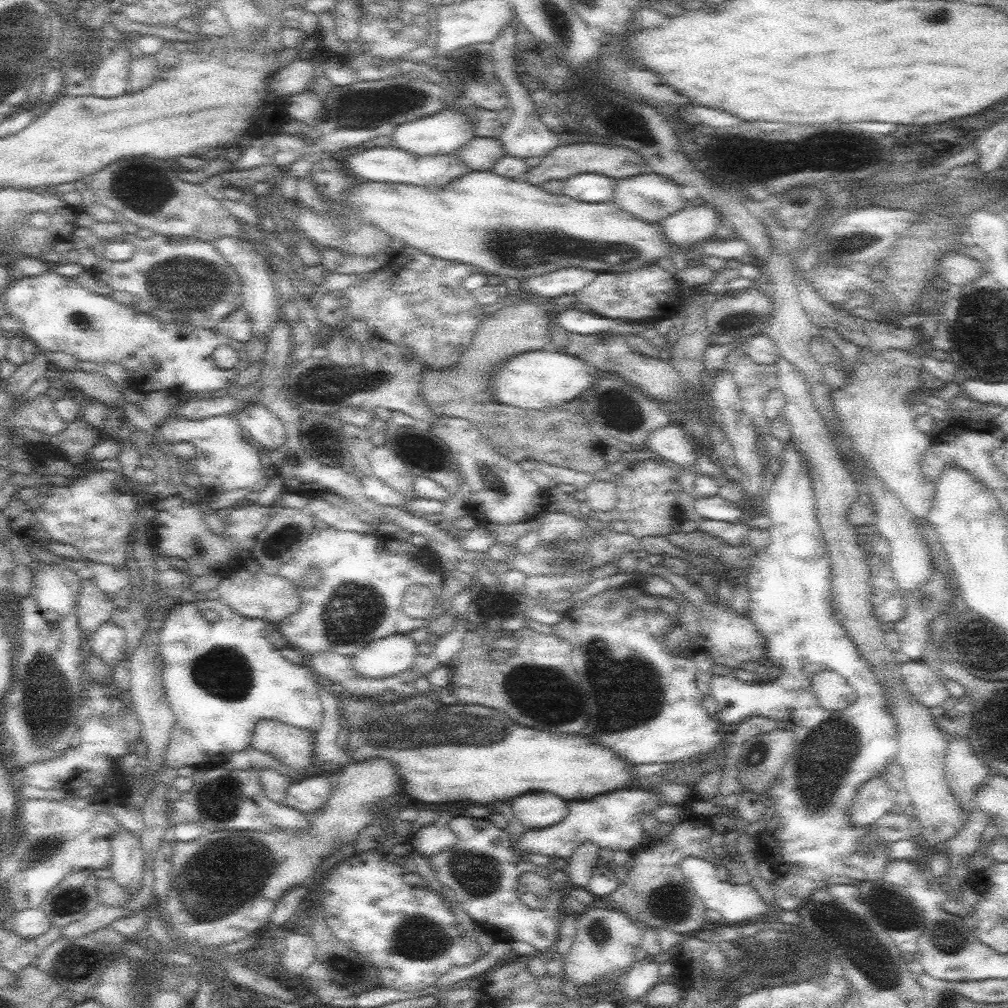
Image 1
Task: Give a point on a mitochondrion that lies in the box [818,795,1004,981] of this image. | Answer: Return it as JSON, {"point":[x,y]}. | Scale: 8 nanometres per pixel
{"point":[948,937]}

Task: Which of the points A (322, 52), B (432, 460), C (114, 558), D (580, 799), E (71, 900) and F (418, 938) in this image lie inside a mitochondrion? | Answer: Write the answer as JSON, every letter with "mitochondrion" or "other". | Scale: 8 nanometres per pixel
{"A":"other","B":"mitochondrion","C":"other","D":"other","E":"mitochondrion","F":"mitochondrion"}

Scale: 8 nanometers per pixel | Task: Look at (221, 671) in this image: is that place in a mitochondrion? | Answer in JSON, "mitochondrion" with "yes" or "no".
{"mitochondrion":"yes"}

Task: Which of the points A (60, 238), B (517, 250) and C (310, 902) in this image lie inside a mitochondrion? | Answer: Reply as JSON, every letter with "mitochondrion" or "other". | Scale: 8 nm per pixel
{"A":"other","B":"mitochondrion","C":"other"}

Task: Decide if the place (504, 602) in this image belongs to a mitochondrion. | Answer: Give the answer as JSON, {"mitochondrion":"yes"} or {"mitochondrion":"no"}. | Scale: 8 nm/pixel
{"mitochondrion":"no"}

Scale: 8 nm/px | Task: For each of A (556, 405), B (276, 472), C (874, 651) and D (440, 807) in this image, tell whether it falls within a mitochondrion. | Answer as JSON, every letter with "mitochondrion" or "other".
{"A":"other","B":"other","C":"other","D":"other"}

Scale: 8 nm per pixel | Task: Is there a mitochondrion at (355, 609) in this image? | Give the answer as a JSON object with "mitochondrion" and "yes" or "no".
{"mitochondrion":"yes"}

